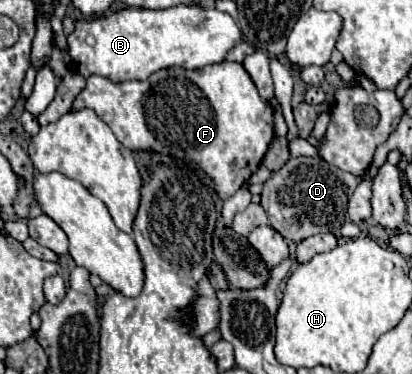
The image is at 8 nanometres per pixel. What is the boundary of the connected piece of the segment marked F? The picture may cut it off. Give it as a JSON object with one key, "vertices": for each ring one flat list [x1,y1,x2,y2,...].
{"vertices":[[222,61,200,71,160,69,146,81,112,83,92,75,72,109,88,107,132,151,152,149,200,165,216,183,218,195,228,199,258,169,272,137,272,105,254,89,242,63]]}

